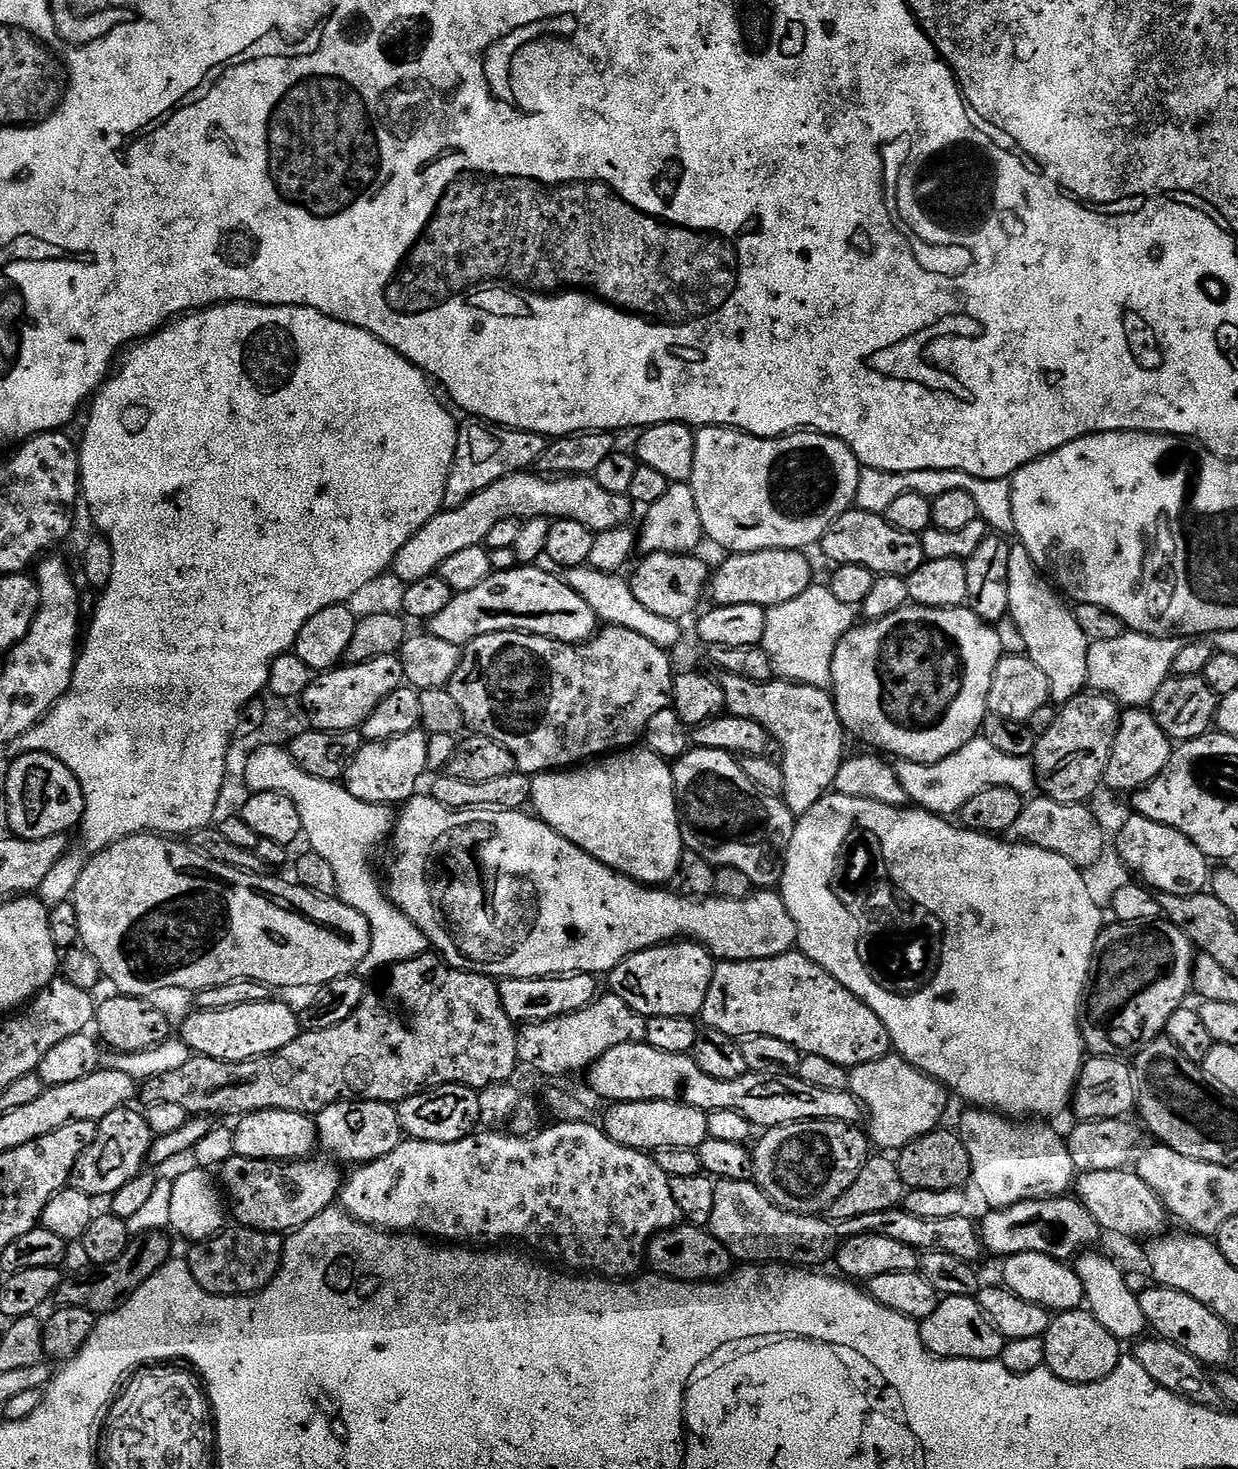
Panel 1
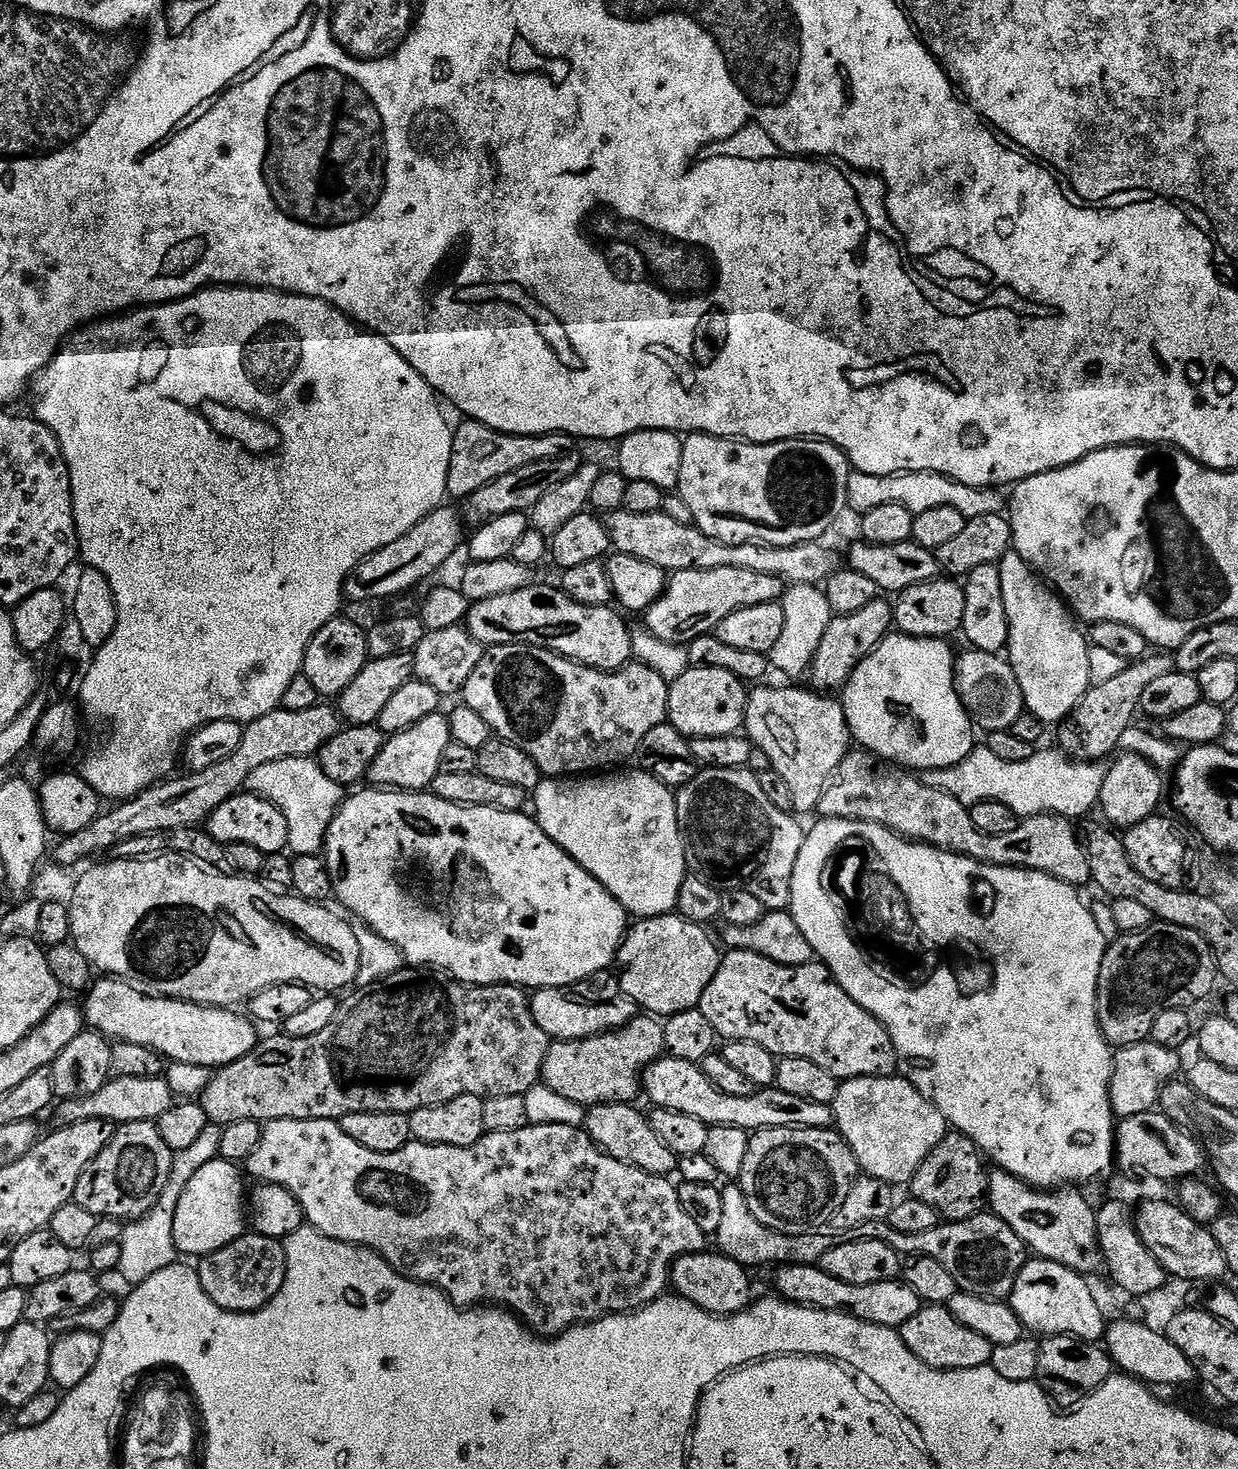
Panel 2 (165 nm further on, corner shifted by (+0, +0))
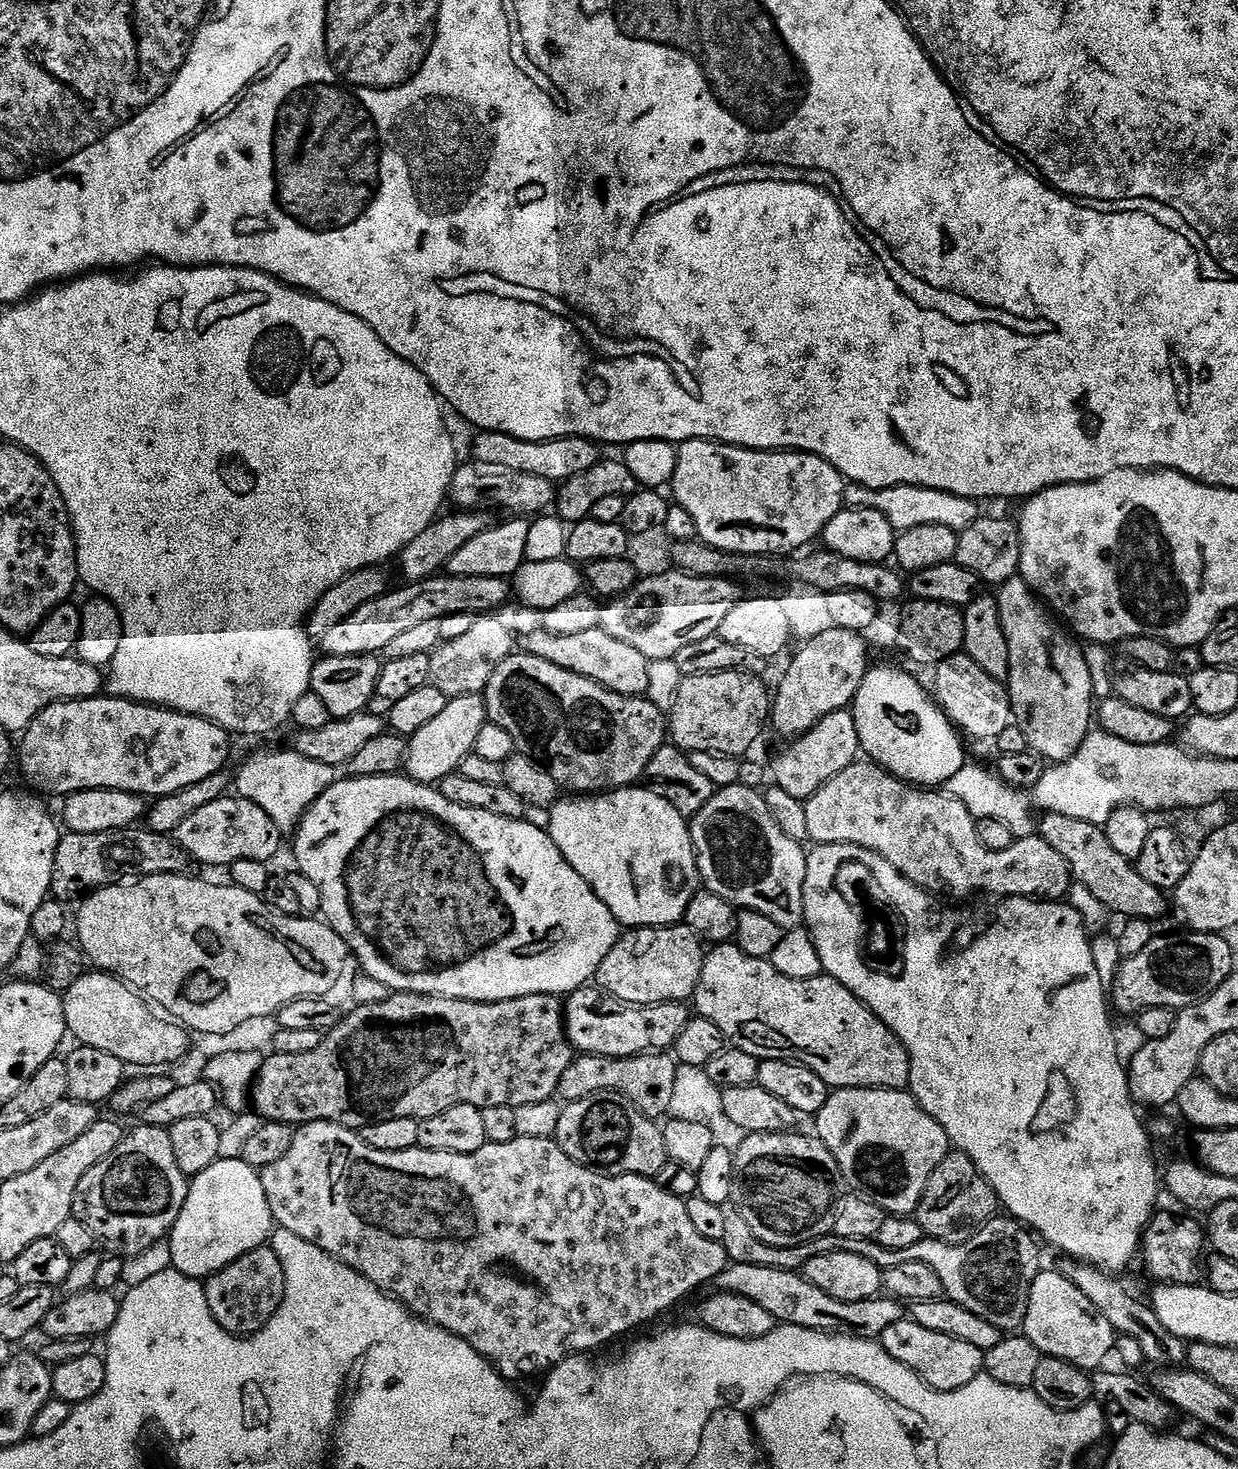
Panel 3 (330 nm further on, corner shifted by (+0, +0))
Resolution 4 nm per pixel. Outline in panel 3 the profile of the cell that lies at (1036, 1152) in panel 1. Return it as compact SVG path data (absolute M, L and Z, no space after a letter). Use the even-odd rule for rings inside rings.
M1068 1262L1068 1265L1063 1265L1062 1271L1070 1282L1074 1282L1074 1286L1078 1286L1078 1290L1082 1290L1082 1294L1086 1294L1086 1298L1090 1298L1090 1302L1094 1302L1097 1310L1108 1319L1110 1326L1115 1328L1119 1335L1136 1339L1138 1346L1142 1346L1142 1354L1149 1365L1180 1366L1185 1363L1185 1341L1170 1334L1170 1330L1166 1330L1166 1326L1158 1322L1156 1311L1145 1301L1143 1304L1142 1301L1135 1300L1120 1278L1102 1268L1095 1268L1093 1264L1083 1262Z

